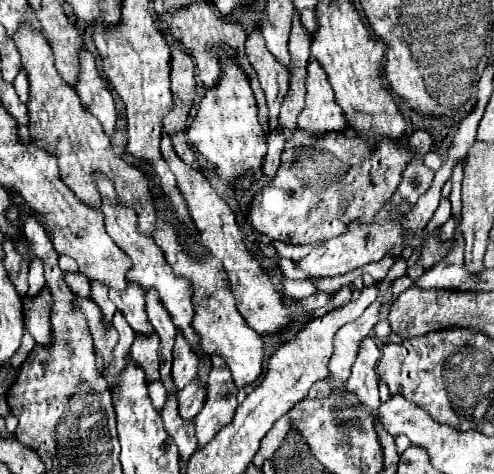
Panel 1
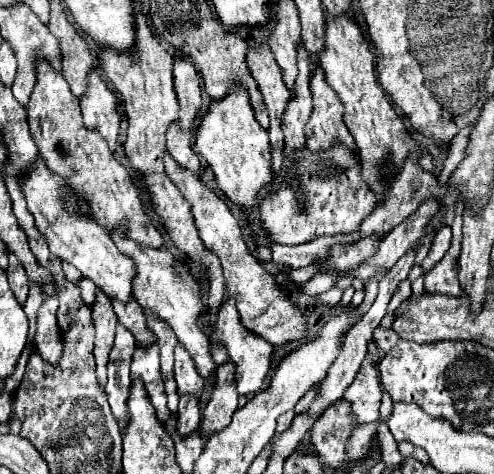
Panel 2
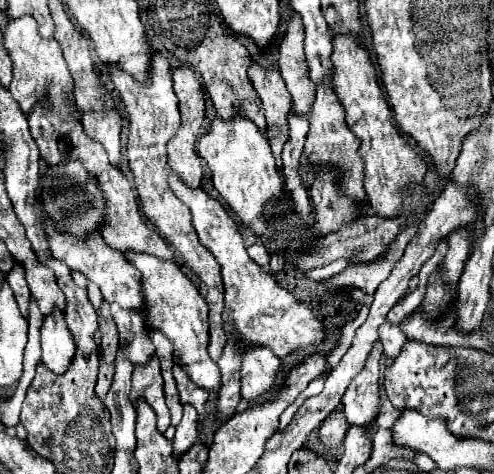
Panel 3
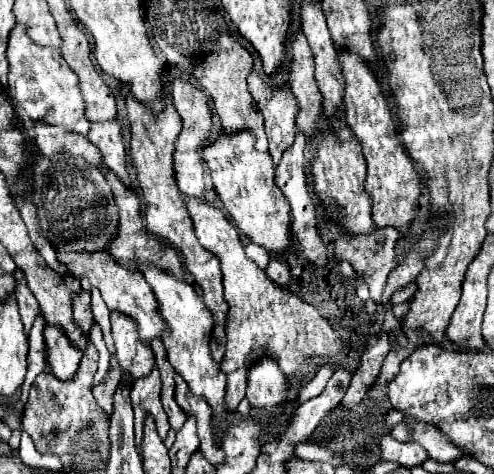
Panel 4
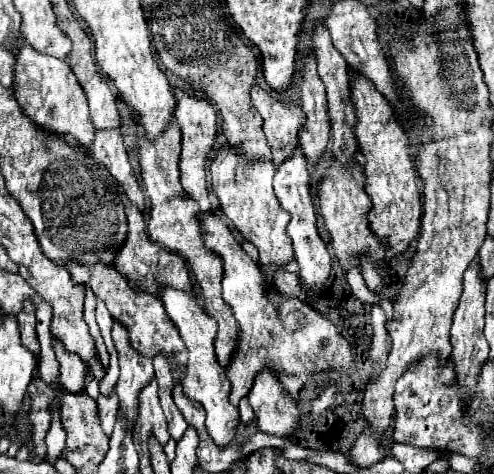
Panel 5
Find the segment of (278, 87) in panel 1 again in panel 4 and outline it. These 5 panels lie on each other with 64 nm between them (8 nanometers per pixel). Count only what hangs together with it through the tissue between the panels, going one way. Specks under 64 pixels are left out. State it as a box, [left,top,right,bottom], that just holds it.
[248,70,298,164]

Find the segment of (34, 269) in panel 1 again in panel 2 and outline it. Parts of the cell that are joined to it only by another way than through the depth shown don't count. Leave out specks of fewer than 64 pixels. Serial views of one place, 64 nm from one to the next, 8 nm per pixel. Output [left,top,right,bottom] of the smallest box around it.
[24,286,44,348]

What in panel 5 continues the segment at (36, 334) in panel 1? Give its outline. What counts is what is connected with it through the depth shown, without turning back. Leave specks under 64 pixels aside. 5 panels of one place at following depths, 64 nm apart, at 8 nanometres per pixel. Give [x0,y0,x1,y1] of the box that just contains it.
[54,338,86,394]

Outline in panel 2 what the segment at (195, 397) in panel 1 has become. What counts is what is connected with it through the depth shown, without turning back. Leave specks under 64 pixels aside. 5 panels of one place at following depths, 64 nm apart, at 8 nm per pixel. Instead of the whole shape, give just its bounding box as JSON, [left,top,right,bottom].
[176,396,200,438]

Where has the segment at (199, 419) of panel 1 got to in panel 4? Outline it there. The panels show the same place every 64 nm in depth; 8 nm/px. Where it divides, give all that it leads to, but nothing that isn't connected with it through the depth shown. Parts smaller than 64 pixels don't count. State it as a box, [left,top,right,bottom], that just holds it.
[184,196,346,410]

